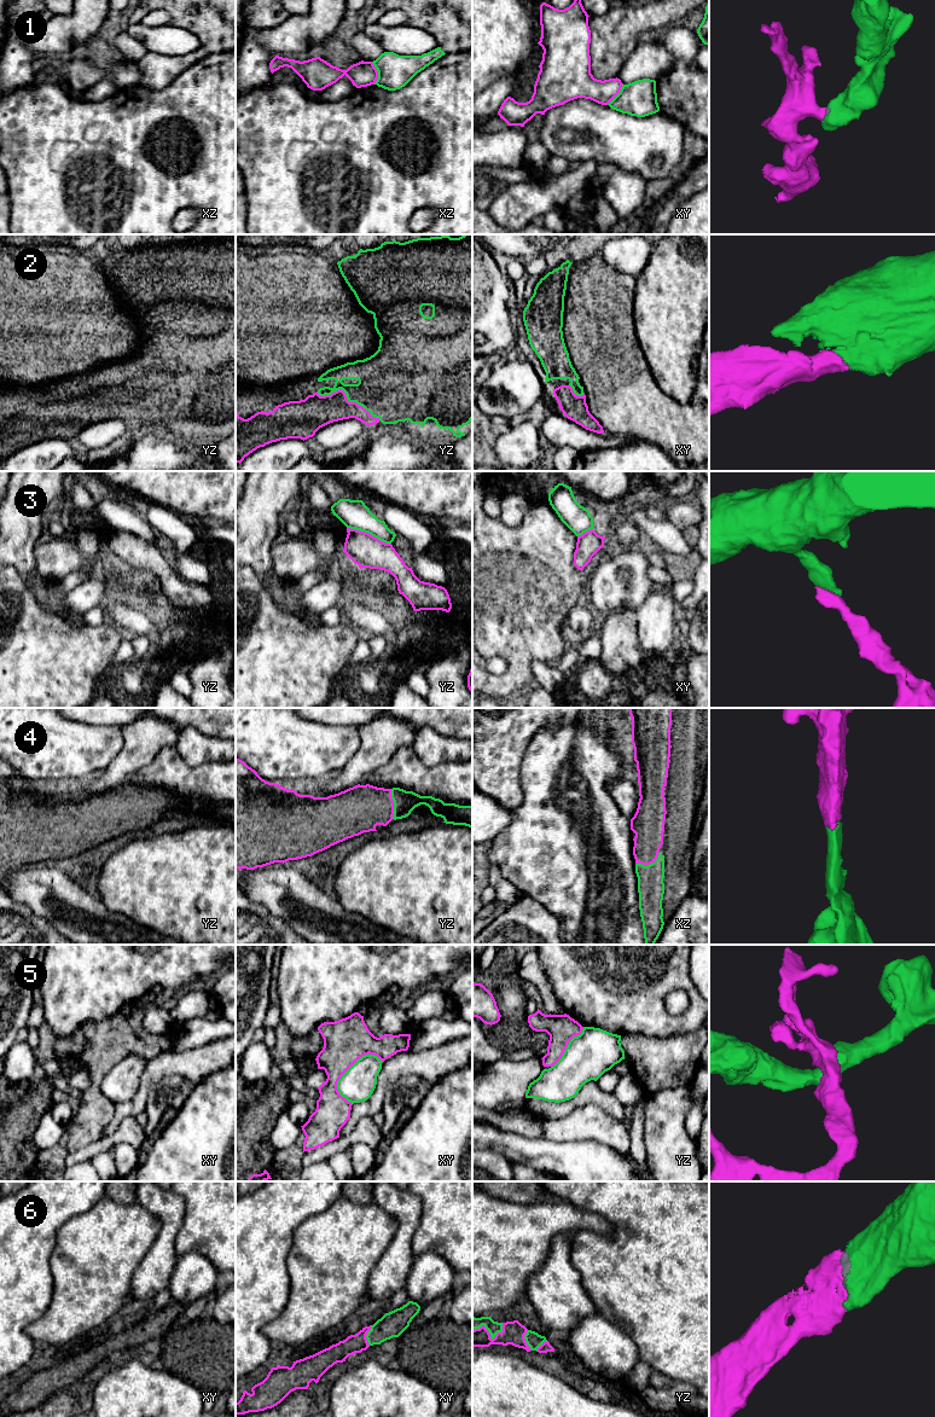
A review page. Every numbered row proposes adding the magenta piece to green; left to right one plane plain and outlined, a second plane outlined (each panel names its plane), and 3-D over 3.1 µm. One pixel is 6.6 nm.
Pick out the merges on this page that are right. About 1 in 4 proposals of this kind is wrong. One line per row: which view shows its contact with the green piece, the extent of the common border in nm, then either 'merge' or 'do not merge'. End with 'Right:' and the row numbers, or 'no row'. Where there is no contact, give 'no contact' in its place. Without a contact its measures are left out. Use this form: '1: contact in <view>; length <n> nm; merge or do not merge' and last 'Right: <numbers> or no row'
1: contact in xz; length 150 nm; do not merge
2: contact in yz; length 460 nm; merge
3: contact in yz; length 320 nm; do not merge
4: contact in yz; length 200 nm; merge
5: contact in xy; length 380 nm; do not merge
6: contact in xy; length 140 nm; merge
Right: 2, 4, 6

